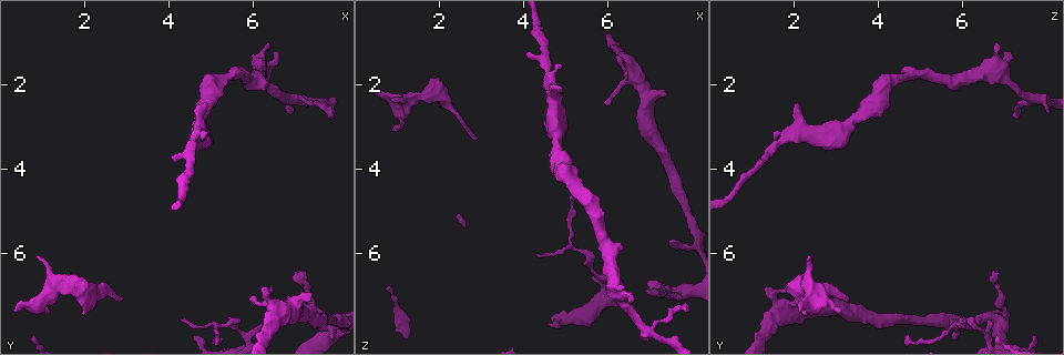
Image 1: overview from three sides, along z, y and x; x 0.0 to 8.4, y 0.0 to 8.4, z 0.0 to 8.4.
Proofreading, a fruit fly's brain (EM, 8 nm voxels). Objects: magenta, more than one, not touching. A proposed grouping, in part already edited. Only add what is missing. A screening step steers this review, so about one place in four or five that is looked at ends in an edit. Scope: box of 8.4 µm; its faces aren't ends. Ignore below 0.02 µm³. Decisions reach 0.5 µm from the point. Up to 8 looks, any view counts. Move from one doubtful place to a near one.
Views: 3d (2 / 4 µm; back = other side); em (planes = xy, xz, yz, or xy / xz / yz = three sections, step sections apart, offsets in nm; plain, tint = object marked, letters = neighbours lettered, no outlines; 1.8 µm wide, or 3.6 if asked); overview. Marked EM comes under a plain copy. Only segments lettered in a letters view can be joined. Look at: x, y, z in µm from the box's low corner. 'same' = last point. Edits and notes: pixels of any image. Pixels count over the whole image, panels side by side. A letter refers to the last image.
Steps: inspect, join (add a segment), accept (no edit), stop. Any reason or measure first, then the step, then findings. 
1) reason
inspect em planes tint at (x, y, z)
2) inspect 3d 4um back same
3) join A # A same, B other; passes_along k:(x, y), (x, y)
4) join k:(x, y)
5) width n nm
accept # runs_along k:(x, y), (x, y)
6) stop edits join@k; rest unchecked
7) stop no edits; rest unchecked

an open end
inspect em planes letters at (2.80, 7.15, 3.30)

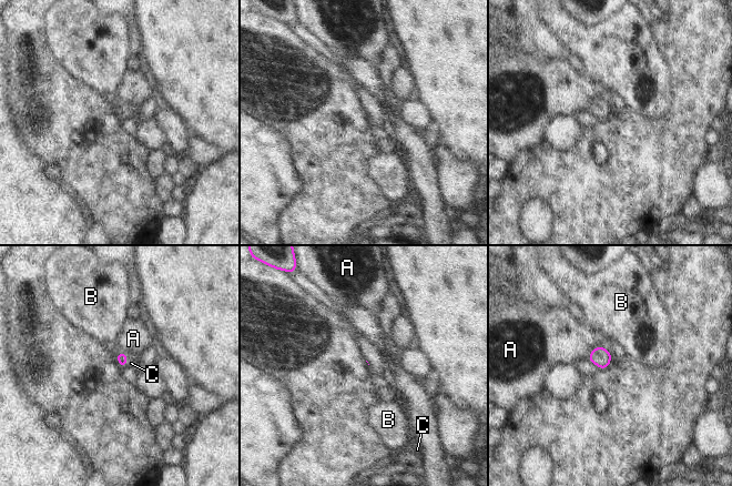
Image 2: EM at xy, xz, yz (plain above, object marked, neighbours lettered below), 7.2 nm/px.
join C # A other, B other, C same; passes_along 2:(122, 358), (126, 361), (132, 360); it goes on there

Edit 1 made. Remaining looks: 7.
inspect overview

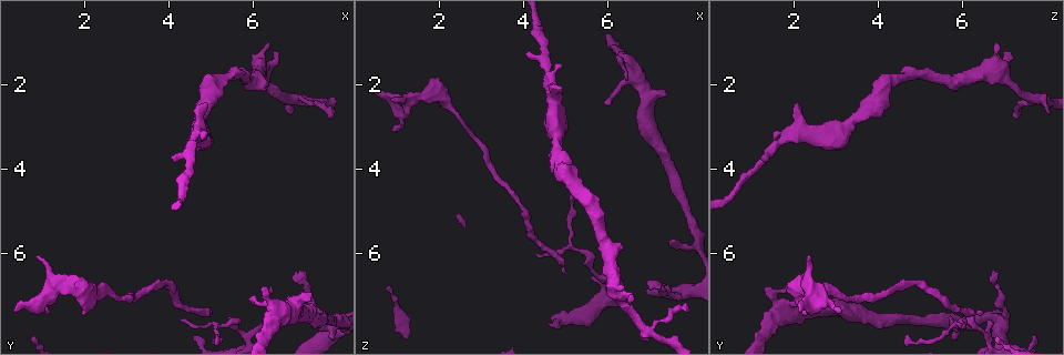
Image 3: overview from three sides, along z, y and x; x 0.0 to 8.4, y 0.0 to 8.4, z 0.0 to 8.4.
an open end
inspect 3d 2um at (4.95, 2.50, 2.15)

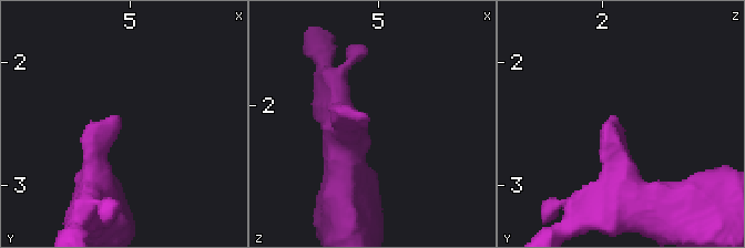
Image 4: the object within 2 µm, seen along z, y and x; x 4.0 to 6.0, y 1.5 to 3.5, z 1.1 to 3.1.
now the EM
inspect em planes letters at (4.92, 2.48, 2.12)

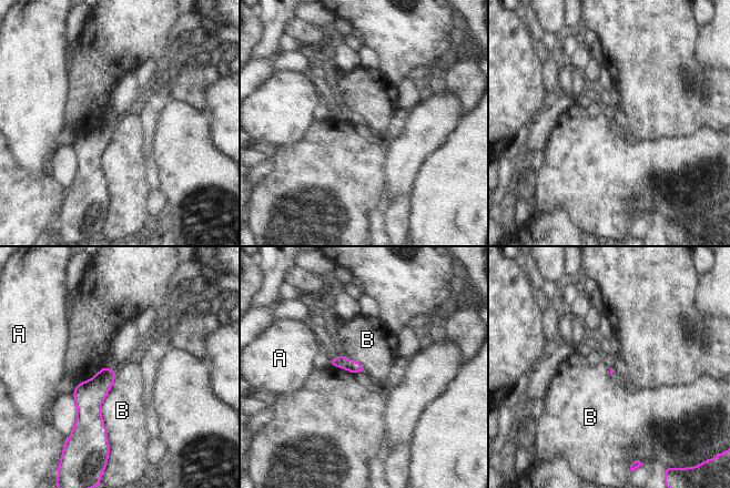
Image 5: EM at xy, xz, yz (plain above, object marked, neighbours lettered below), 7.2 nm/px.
accept # A other, B other; border 5:(117, 369), (101, 404), (109, 447); no lettered segment goes on from it

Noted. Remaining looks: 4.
stop edits join@2; rest unchecked

